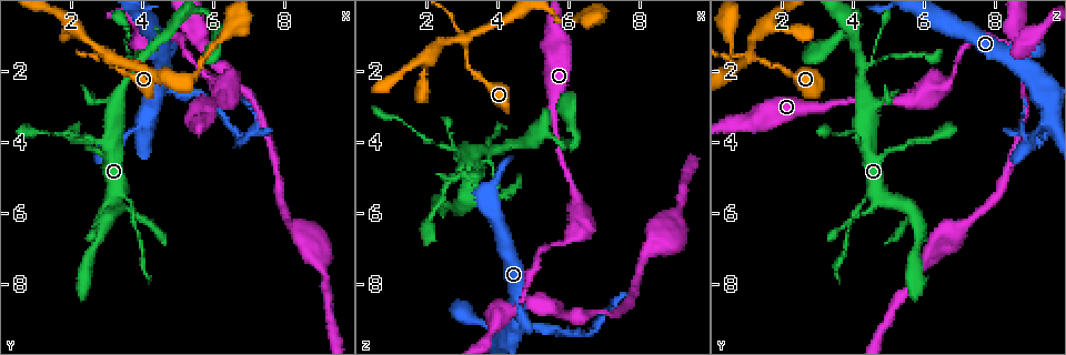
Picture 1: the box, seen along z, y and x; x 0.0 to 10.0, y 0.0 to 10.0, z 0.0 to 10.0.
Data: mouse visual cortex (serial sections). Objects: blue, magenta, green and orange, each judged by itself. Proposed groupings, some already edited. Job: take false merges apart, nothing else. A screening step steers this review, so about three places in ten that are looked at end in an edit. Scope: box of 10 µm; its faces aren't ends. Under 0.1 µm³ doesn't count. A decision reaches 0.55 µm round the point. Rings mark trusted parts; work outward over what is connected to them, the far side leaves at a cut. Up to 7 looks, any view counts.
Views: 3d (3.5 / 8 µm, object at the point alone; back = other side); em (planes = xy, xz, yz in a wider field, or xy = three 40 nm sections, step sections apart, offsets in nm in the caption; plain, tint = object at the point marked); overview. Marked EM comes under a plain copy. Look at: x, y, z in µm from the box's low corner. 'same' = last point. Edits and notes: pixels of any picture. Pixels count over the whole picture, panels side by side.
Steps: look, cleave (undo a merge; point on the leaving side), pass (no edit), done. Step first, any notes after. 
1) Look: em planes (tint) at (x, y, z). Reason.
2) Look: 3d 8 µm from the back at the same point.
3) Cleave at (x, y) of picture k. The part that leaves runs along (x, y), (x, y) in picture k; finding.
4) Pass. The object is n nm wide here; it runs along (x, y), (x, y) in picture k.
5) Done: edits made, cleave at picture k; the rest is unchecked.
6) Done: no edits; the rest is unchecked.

Look: 3d 3.5 µm from the back at (3.10, 1.60, 1.20). Four or more arms meet.

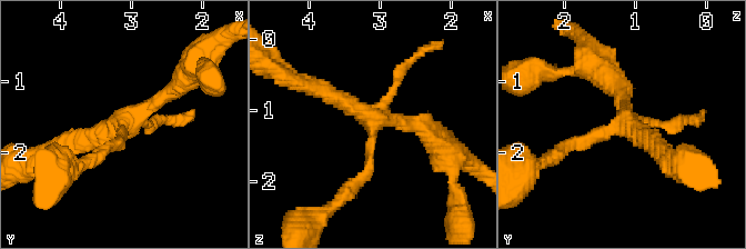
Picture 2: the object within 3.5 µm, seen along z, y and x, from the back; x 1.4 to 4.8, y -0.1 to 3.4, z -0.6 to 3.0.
Look: em planes (tint) at (3.10, 1.60, 1.10). Need the tissue.

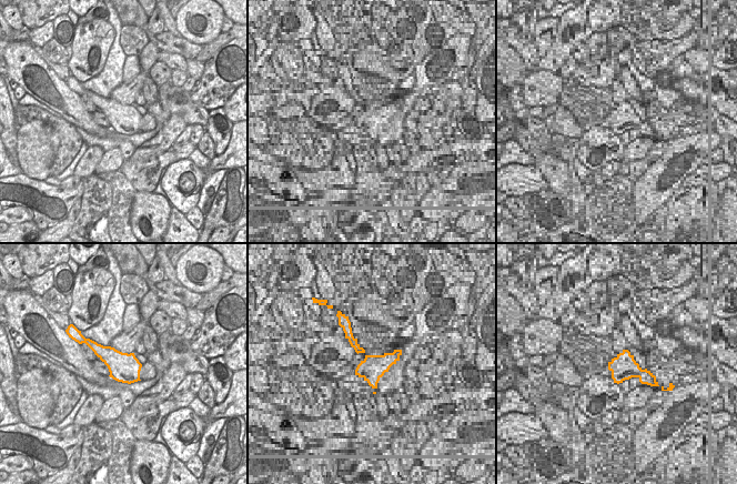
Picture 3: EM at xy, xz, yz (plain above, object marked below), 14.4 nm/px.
Pass. The arms are 150, 150, 200, 250 nm wide; it runs along (359, 182), (373, 120), (311, 89) in picture 2; continuous, no second cell.

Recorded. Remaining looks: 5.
Look: 3d 8 µm at (3.80, 1.85, 4.30). Thick turns thin.

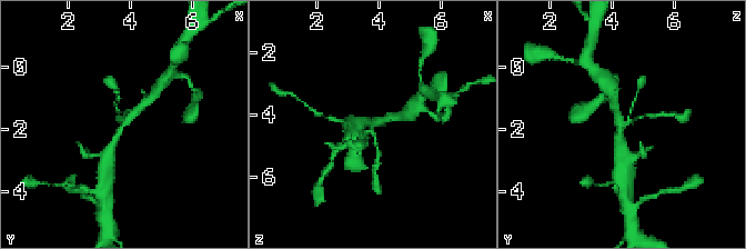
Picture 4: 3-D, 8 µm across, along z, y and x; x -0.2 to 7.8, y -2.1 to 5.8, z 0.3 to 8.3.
Look: 3d 3.5 µm at the same point. Zoom in.

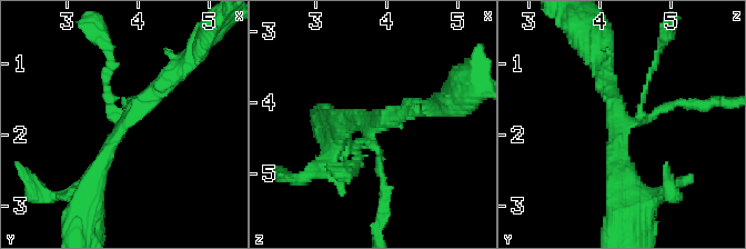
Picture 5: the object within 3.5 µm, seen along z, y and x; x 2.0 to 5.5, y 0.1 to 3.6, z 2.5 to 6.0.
Look: em xy step 1 (tint) at (3.75, 1.90, 4.25).

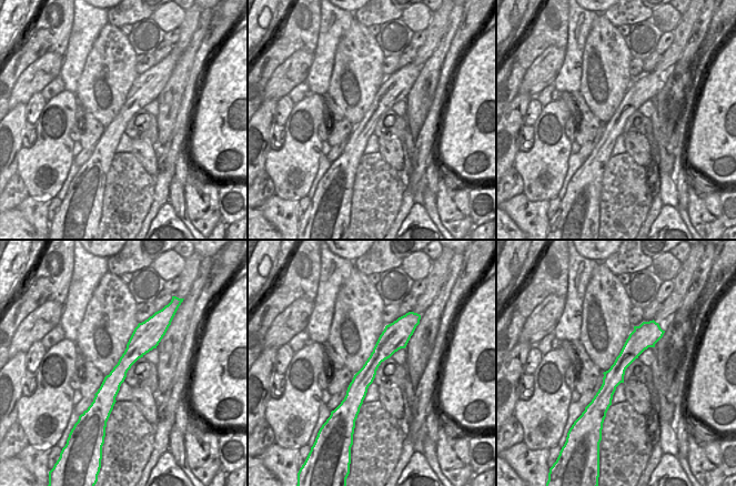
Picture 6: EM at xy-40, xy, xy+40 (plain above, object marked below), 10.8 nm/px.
Pass. It runs along (91, 192), (121, 123), (173, 76) in picture 5; continuous, no second cell.

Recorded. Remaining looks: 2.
Done: no edits; the rest is unchecked.

